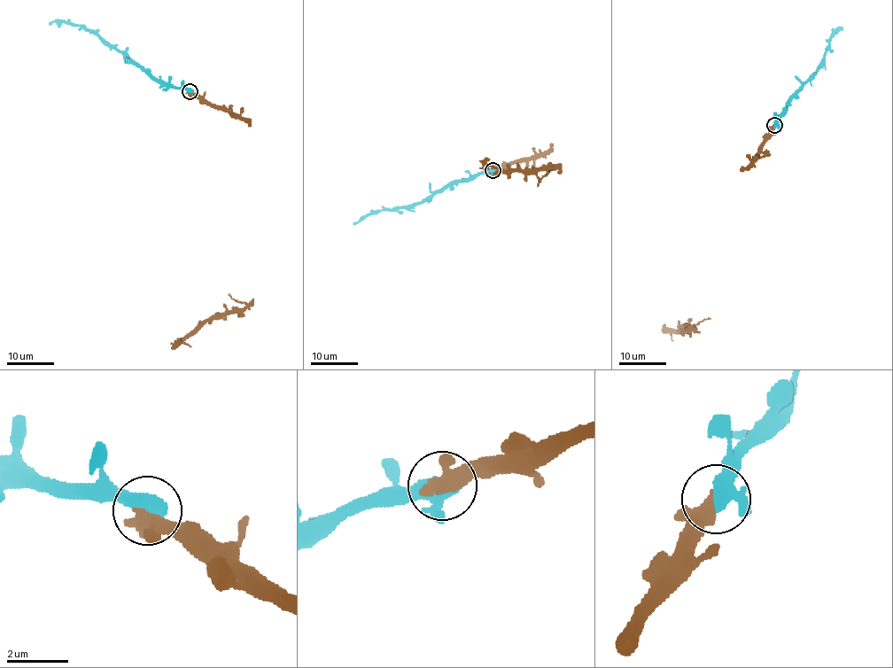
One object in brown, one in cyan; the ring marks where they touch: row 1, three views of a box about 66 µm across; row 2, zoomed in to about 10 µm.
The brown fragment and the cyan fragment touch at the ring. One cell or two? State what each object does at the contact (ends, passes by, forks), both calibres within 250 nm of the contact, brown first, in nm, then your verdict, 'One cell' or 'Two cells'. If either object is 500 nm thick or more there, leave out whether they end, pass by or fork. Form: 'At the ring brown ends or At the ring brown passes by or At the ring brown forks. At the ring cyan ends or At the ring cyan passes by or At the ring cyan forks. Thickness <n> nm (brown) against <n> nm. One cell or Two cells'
At the ring brown passes by. At the ring cyan passes by. Thickness 420 nm (brown) against 460 nm. One cell

